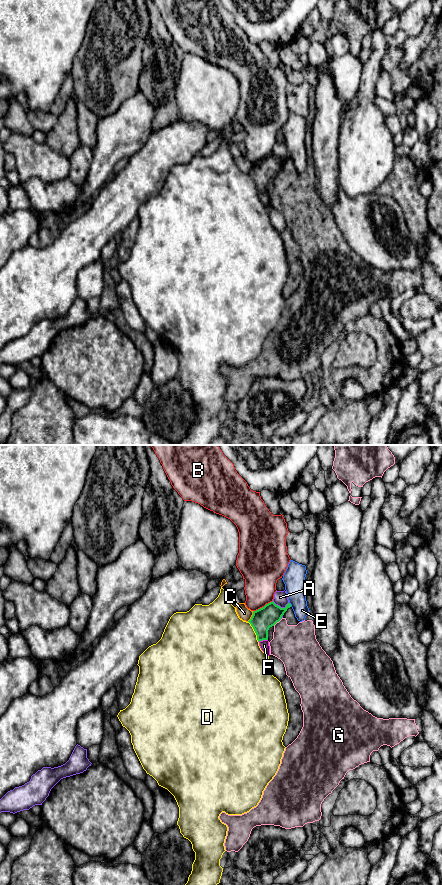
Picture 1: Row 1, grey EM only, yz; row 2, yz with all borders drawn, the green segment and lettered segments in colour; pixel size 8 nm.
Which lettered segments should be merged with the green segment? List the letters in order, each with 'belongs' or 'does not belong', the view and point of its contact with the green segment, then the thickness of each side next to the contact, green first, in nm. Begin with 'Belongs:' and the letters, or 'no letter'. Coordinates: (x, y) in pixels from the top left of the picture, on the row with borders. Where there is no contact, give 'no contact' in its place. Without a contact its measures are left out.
Belongs: F
A: does not belong; contact yz (279, 606); calibres 180 and 110 nm
B: does not belong; contact yz (262, 607); calibres 180 and 260 nm
C: does not belong; contact yz (252, 616); calibres 180 and 100 nm
D: does not belong; contact yz (255, 632); calibres 180 and 480 nm
E: does not belong; contact yz (290, 604); calibres 170 and 180 nm
F: belongs; contact yz (262, 640); calibres 180 and 80 nm
G: does not belong; contact yz (277, 621); calibres 180 and 340 nm

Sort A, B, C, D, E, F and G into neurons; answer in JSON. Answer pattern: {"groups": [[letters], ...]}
{"groups": [["A"], ["B"], ["C"], ["D"], ["E"], ["F"], ["G"]]}

